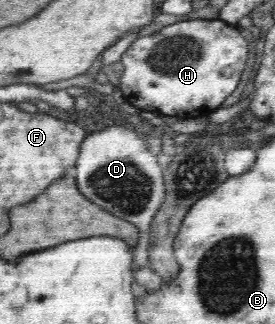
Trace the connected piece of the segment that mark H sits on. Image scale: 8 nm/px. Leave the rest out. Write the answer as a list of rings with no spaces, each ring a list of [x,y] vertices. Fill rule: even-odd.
[[[220,18],[217,20],[185,20],[178,21],[173,24],[164,26],[158,32],[151,35],[141,36],[134,40],[130,47],[121,55],[118,62],[121,62],[124,66],[123,74],[121,74],[121,92],[125,100],[133,106],[137,106],[138,110],[149,110],[149,112],[156,112],[160,116],[176,116],[178,119],[199,119],[200,117],[207,117],[221,107],[226,98],[235,92],[239,81],[241,80],[241,74],[247,66],[247,52],[249,52],[249,46],[247,40],[241,35],[239,27],[230,25]]]

